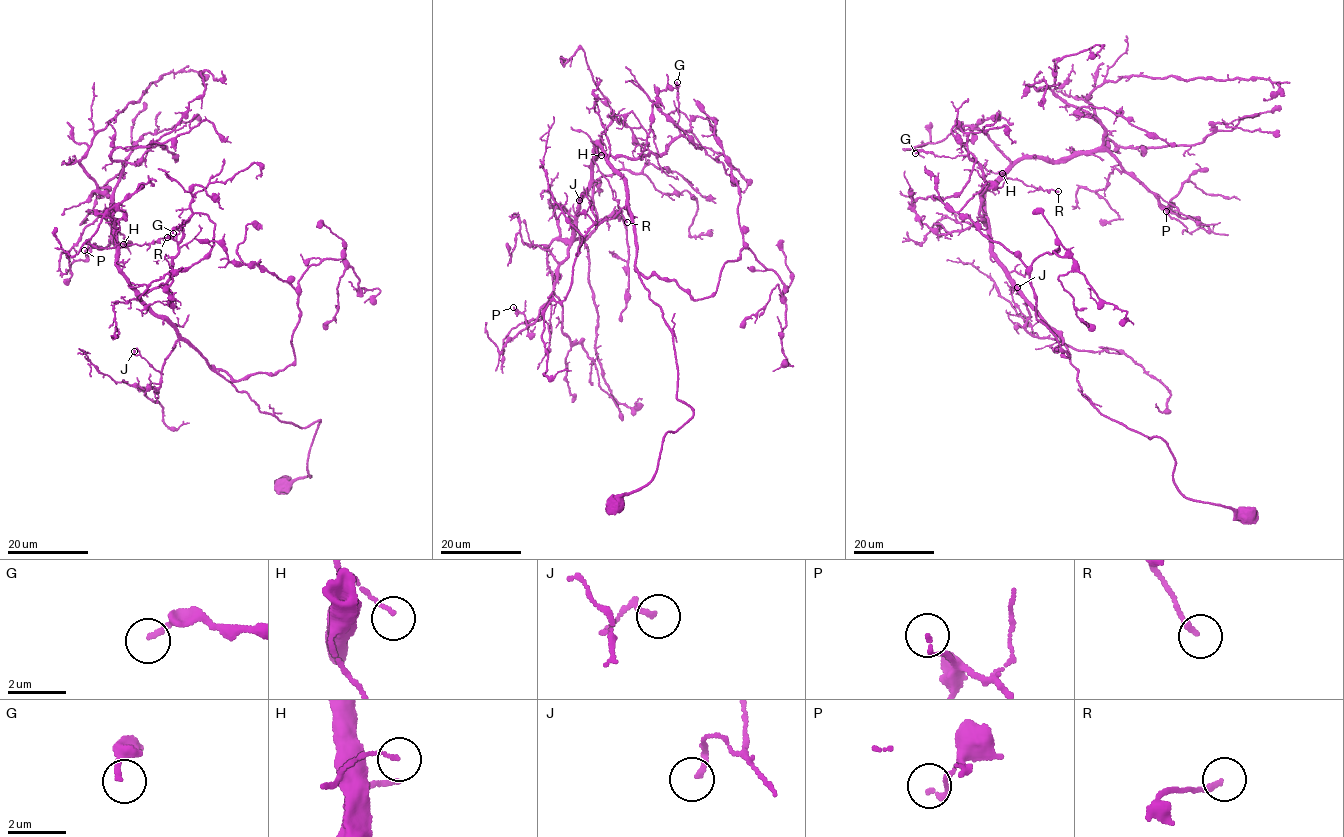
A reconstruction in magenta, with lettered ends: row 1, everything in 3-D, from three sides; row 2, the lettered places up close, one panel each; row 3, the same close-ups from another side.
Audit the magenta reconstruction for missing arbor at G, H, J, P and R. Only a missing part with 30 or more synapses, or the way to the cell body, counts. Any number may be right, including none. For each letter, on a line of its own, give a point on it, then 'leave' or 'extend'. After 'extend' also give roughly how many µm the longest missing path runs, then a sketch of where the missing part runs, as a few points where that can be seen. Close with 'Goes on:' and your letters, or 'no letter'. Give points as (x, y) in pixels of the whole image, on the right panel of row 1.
G: (915, 153) | leave
H: (1002, 173) | leave
J: (1017, 287) | leave
P: (1166, 211) | leave
R: (1058, 191) | leave
Goes on: no letter

